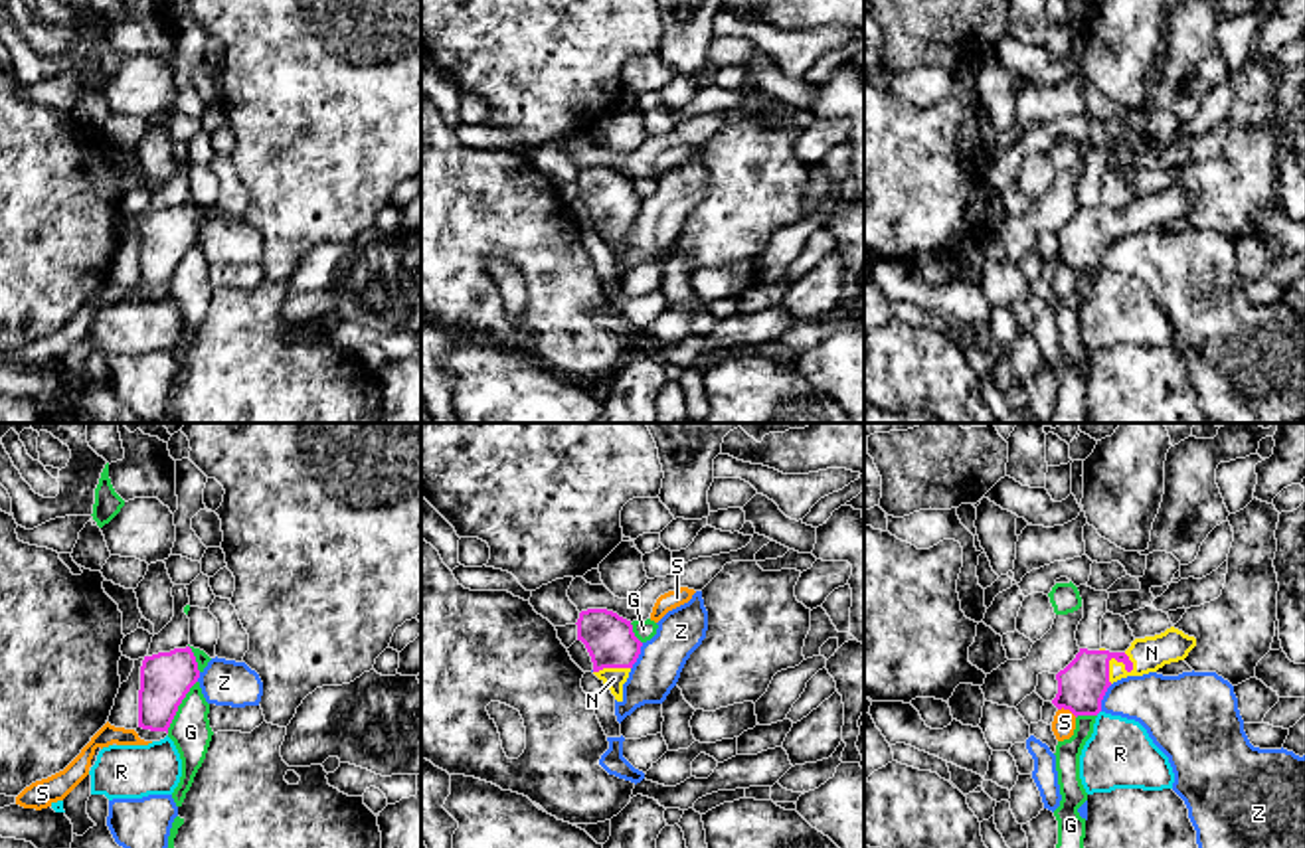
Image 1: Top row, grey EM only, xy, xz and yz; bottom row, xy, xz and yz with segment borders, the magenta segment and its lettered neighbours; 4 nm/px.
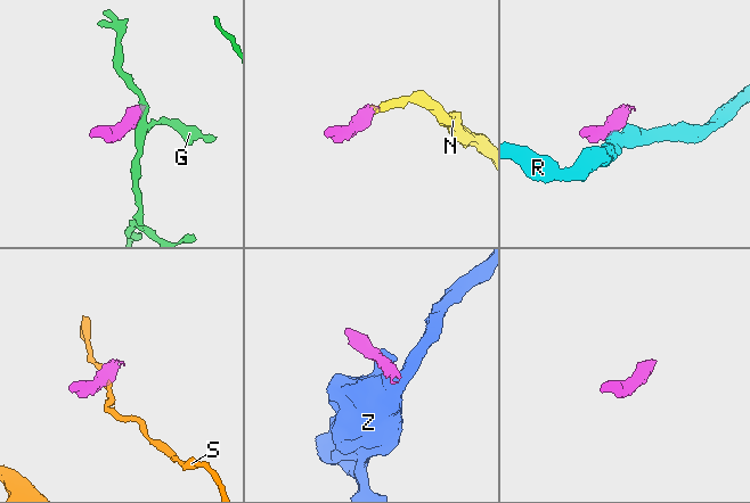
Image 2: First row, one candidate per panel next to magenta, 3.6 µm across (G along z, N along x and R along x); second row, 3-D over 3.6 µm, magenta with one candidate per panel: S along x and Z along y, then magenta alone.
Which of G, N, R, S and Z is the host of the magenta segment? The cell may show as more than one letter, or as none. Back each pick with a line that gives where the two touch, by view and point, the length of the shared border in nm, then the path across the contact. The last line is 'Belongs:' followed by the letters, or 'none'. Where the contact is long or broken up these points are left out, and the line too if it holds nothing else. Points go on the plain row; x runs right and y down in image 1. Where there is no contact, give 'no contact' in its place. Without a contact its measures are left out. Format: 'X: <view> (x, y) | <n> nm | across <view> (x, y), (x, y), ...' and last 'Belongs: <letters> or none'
N: yz (1118, 218) | 140 nm | across yz (1082, 242), (1118, 218), (1130, 228), (1151, 210)
Belongs: N

